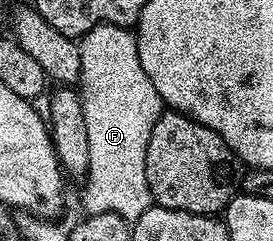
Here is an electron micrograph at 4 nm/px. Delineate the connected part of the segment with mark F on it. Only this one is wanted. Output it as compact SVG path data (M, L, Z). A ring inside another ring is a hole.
M98 25L81 38L80 96L88 123L88 171L82 205L87 214L115 213L133 223L152 204L146 178L148 139L164 105L140 67L137 36L120 25Z

